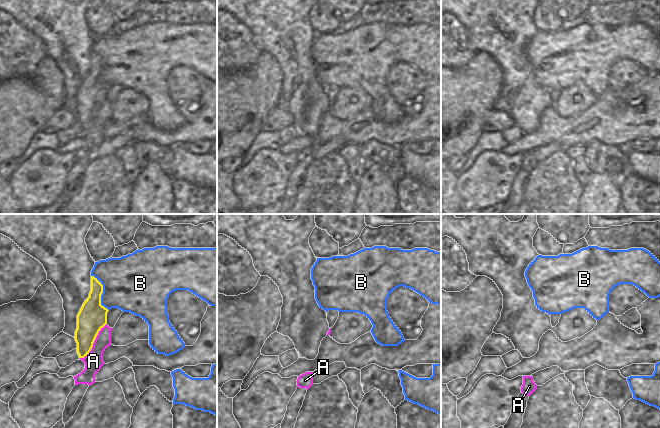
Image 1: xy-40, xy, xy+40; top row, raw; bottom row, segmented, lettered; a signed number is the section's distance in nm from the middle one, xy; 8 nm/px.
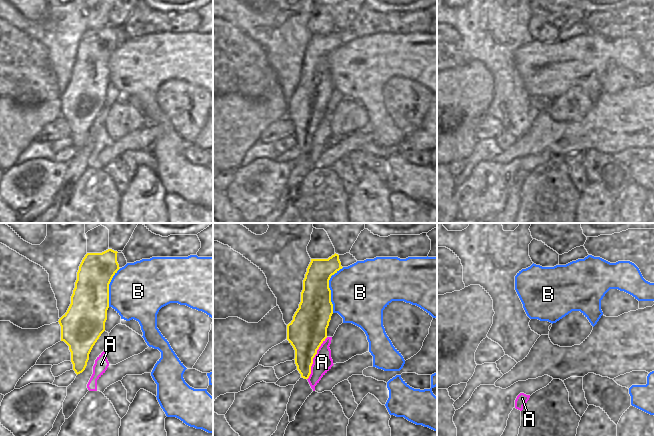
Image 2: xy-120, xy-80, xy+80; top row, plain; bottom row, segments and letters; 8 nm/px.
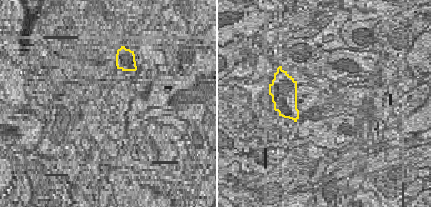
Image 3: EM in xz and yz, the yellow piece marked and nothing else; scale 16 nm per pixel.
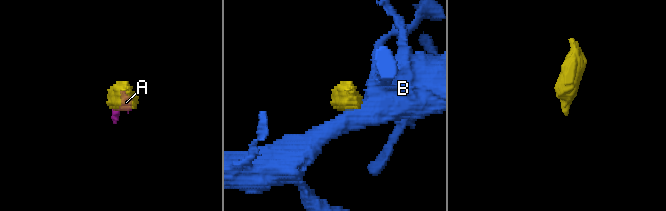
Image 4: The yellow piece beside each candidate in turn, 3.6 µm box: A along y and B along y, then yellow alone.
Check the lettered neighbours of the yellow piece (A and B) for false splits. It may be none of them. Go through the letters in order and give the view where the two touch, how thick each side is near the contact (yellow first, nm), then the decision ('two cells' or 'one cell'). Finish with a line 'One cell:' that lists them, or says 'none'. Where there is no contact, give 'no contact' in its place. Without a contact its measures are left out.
A: xy-40 | 220/150 nm | one cell
B: xy-40 | 220/460 nm | two cells
One cell: A

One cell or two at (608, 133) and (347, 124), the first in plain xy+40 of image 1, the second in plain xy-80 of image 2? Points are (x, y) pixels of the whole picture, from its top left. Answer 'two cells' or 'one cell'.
two cells

